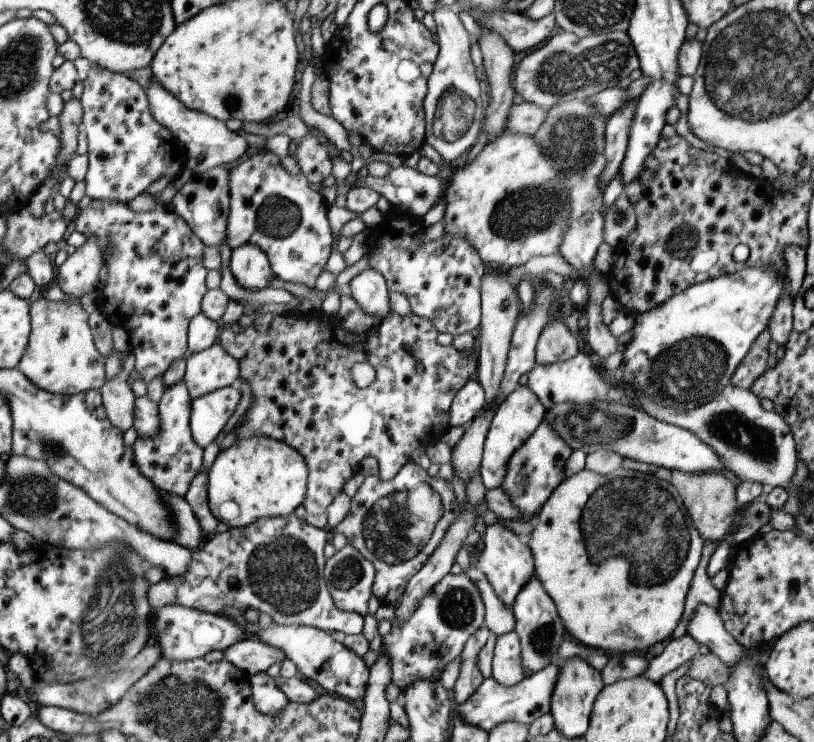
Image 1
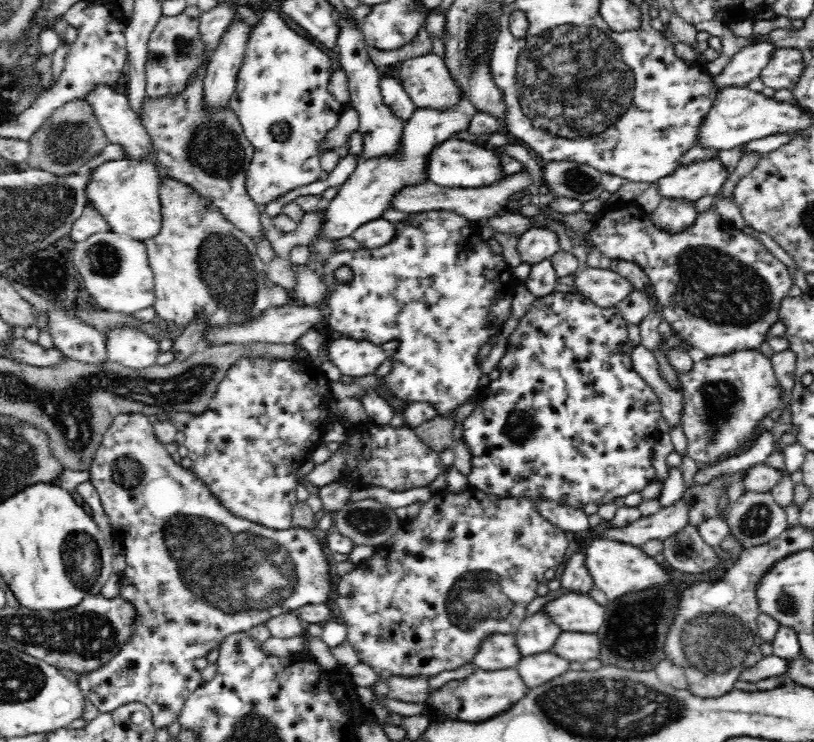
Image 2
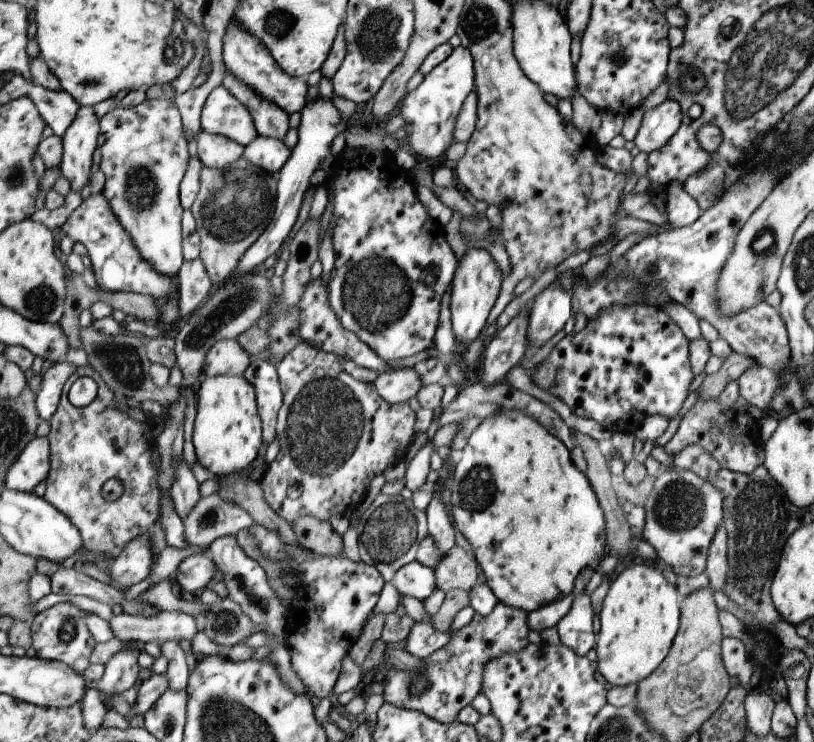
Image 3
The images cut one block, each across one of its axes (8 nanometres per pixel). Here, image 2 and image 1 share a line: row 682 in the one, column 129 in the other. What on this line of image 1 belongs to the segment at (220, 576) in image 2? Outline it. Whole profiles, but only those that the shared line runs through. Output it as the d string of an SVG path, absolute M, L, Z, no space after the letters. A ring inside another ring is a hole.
M90 68L82 82L82 89L79 98L82 106L81 128L85 131L88 146L88 167L83 180L85 194L89 198L128 203L161 176L173 176L173 179L179 176L186 166L184 146L151 116L145 91L139 84L121 73L112 73L105 69L97 73Z

